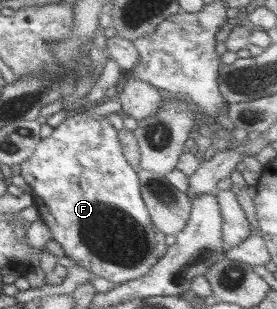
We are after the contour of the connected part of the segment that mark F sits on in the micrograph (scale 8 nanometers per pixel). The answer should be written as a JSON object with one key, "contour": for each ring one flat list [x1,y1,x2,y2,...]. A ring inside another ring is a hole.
{"contour":[[85,108,69,114,65,121,57,125,56,128,53,128,53,132,49,137,45,137,39,141,36,148,33,150,33,153,19,165,19,169,21,169,20,176,25,179,25,183,32,189,31,195,33,198,33,206,35,206,36,210,39,212,40,219,48,225,52,240,57,241,57,243,61,245,63,251,65,251,65,255,69,257,69,259,82,265,97,277,103,277,103,279,108,279,109,281,113,281,113,283,125,283,149,273,151,266,155,265,157,260,165,255,168,248,167,243,165,242,166,235,163,232,160,232,152,224,147,206,141,195,141,184,138,178,138,173,123,155,118,138,118,131,113,127,111,122,109,122,107,116,95,117,86,114]]}

